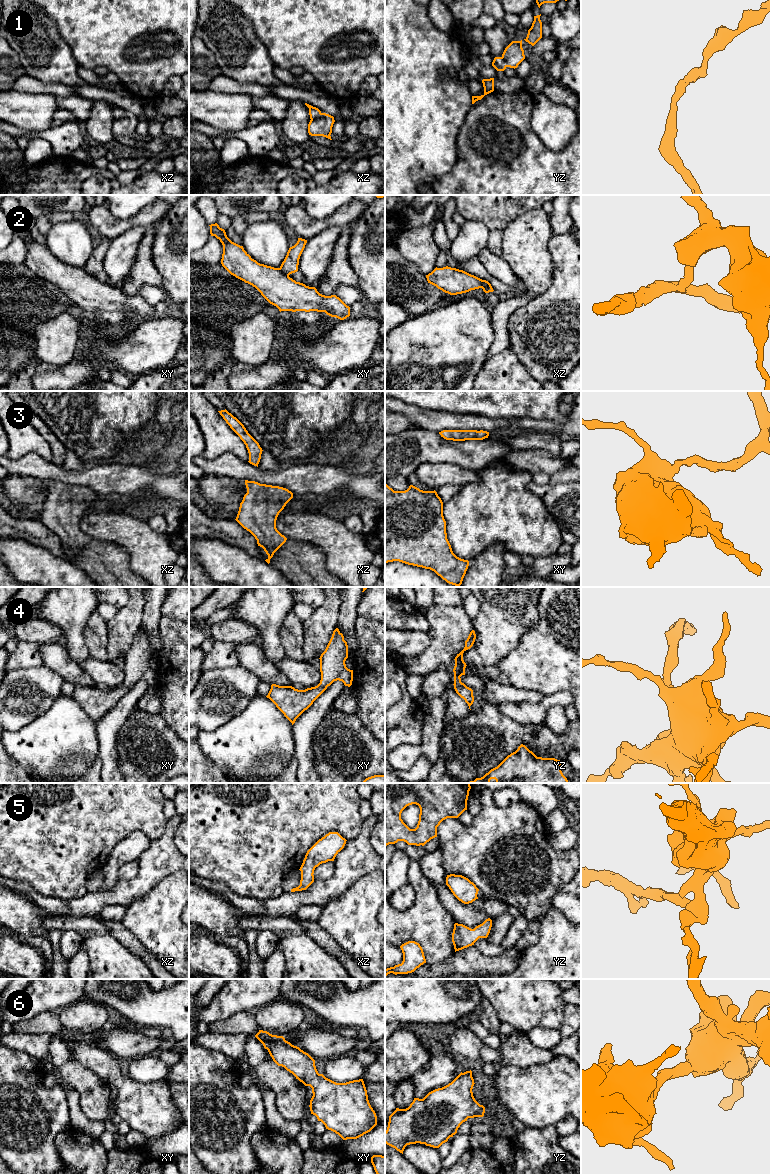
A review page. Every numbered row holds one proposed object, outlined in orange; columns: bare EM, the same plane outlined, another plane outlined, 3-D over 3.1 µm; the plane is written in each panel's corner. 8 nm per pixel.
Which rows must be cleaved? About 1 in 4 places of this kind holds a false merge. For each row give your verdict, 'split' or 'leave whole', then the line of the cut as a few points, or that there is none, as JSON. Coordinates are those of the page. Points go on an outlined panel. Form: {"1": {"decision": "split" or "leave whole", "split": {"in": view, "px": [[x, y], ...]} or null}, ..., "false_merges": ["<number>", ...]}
{"1": {"decision": "leave whole", "split": null}, "2": {"decision": "split", "split": {"in": "xy", "px": [[279, 268], [288, 275]]}}, "3": {"decision": "leave whole", "split": null}, "4": {"decision": "leave whole", "split": null}, "5": {"decision": "leave whole", "split": null}, "6": {"decision": "leave whole", "split": null}, "false_merges": ["2"]}

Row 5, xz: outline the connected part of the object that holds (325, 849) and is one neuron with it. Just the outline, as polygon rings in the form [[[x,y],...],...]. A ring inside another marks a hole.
[[[329,832],[319,839],[306,853],[300,867],[300,885],[291,892],[306,890],[314,882],[314,870],[322,863],[334,861],[336,855],[344,848],[346,839],[338,832]]]

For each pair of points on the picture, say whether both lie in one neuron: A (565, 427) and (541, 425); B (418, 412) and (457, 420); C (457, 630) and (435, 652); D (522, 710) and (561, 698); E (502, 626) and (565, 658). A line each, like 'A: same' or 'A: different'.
A: same
B: same
C: same
D: same
E: different

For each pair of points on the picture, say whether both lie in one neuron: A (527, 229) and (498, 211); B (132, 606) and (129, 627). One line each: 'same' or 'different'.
A: different
B: same

